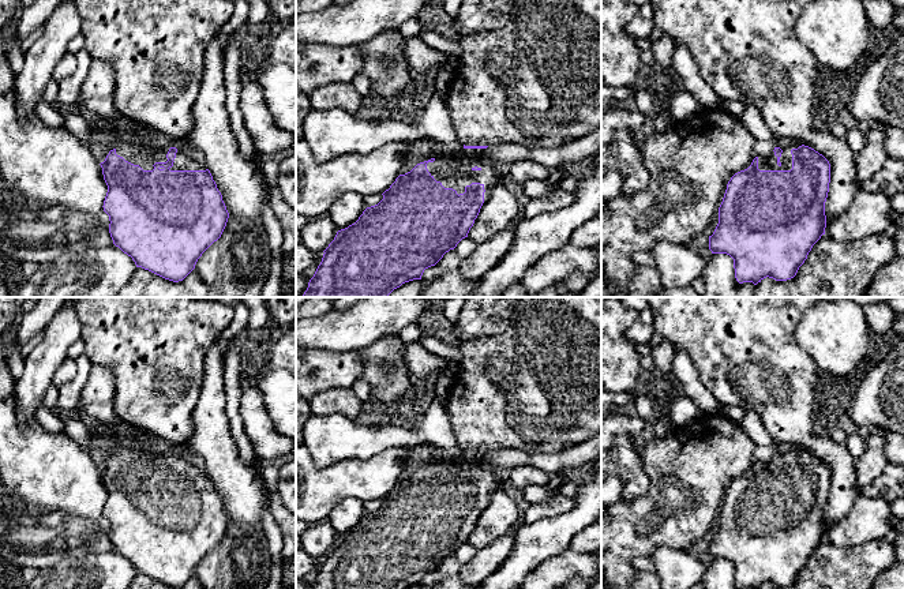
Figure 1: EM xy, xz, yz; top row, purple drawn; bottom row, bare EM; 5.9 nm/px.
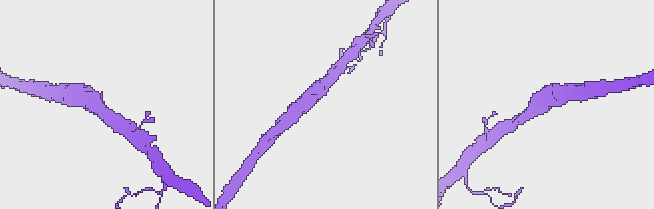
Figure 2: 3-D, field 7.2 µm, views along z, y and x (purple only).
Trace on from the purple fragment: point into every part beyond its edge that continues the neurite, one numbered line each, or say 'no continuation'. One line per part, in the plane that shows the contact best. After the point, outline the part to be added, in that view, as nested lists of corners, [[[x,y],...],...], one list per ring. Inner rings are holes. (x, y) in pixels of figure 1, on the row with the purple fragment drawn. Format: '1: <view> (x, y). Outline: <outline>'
1: xy (145, 150). Outline: [[[162,132],[142,134],[132,142],[119,143],[116,154],[125,161],[139,165],[143,170],[153,170],[155,162],[166,162],[170,147],[176,147],[176,158],[170,170],[206,170],[202,157],[188,149],[188,146]]]

